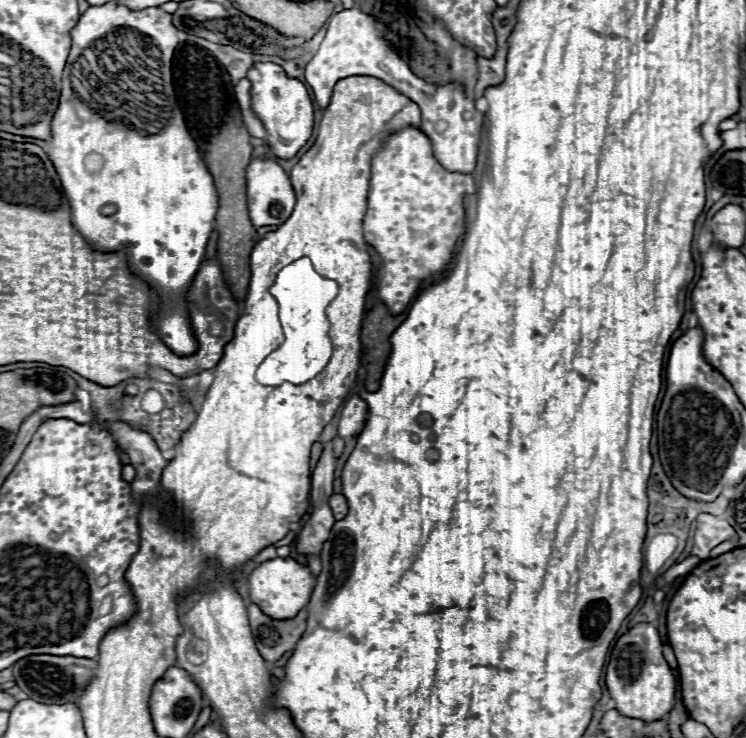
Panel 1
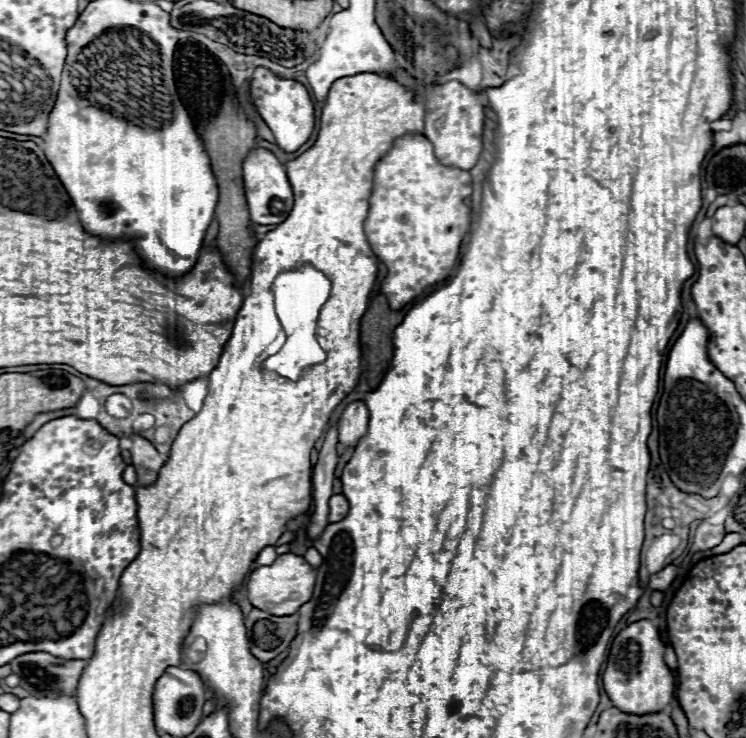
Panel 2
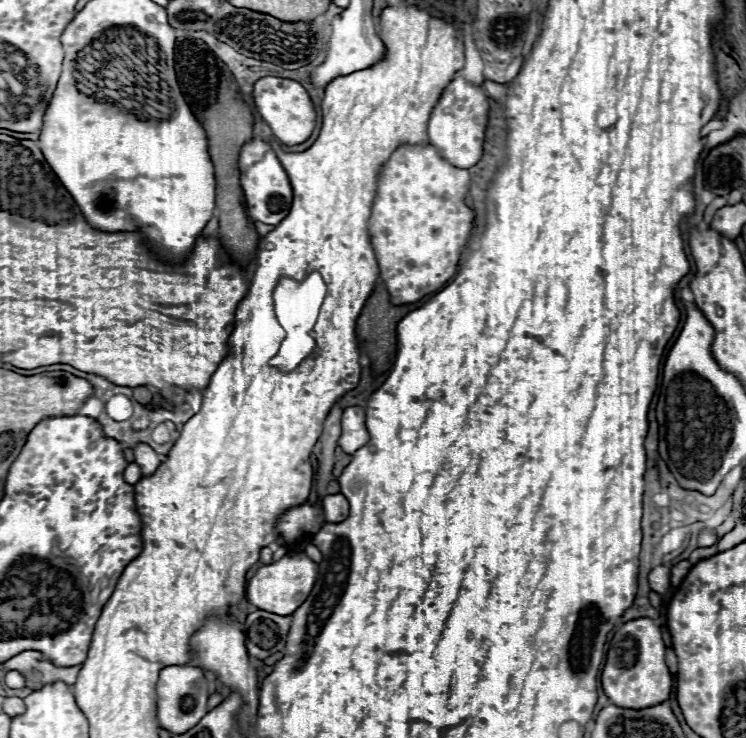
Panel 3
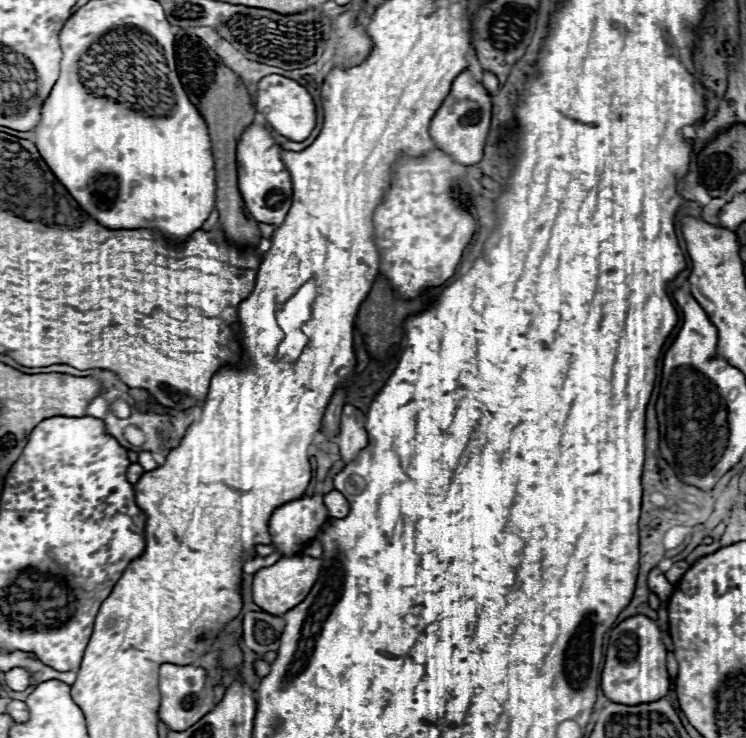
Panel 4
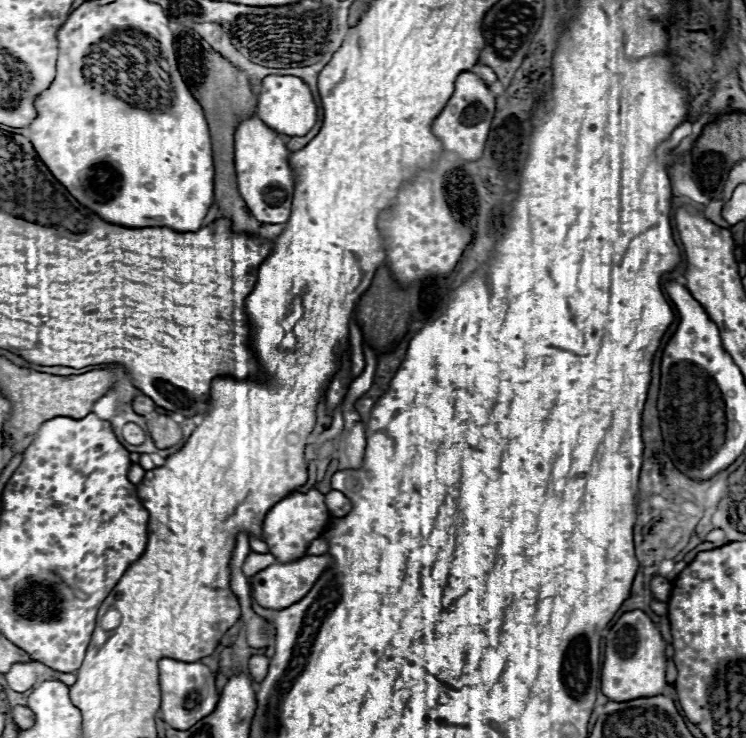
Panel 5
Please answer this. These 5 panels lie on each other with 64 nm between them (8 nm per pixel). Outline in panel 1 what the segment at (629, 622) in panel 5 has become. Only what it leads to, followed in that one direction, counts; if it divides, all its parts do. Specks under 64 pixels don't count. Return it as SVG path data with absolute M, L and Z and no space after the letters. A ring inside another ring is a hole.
M636 624L618 638L606 668L606 688L616 702L616 710L624 716L654 722L672 710L676 698L676 678L662 656L662 640L652 624Z

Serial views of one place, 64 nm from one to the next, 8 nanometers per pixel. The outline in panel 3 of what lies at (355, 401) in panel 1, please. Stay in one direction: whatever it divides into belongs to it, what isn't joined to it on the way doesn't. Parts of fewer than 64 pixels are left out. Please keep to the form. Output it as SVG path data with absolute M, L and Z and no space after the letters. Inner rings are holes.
M348 406L342 414L342 436L338 440L338 446L346 454L354 454L360 446L368 442L368 430L364 426L366 412L360 406Z

